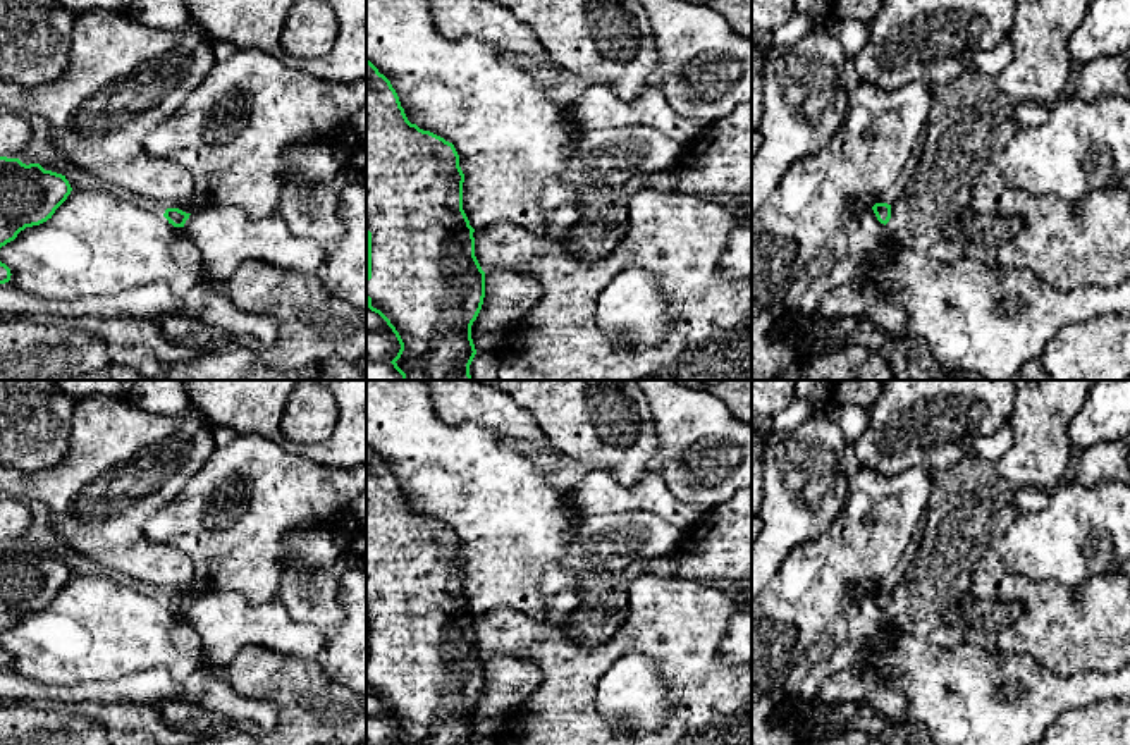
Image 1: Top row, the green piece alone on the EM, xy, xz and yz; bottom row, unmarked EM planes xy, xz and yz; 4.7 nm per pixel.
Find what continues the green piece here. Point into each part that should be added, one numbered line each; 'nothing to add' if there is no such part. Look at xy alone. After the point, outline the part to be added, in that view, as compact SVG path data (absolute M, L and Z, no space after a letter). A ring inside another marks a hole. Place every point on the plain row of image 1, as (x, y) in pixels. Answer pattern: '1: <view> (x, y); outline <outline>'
nothing to add

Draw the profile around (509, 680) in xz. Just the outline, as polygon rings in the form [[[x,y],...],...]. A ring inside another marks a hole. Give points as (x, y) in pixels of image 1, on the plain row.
[[[507,654],[485,657],[485,683],[471,711],[476,740],[497,735],[511,712],[533,693],[542,681],[542,671],[531,659]]]

